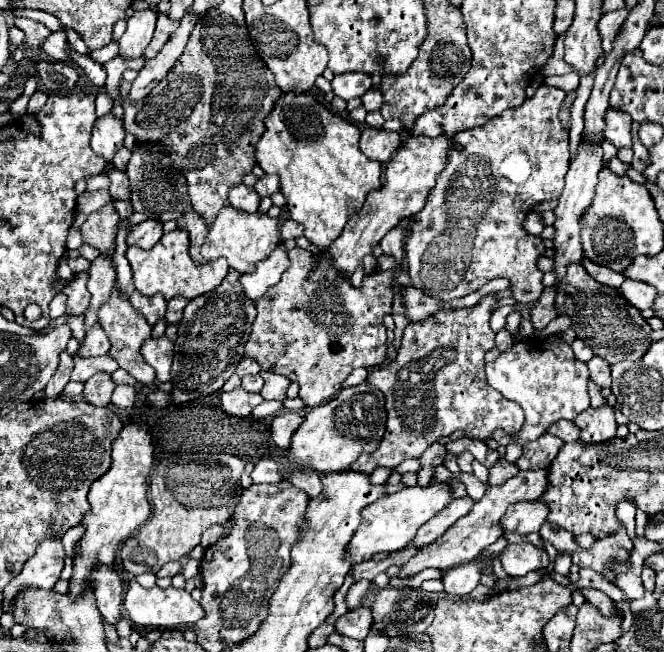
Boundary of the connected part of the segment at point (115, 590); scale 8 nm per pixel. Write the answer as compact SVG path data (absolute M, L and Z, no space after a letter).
M96 569L94 595L104 621L114 625L120 619L120 605L122 605L122 583L114 569Z

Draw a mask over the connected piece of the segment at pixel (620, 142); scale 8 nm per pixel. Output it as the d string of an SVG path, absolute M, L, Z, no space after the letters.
M608 107L608 113L604 119L606 119L604 137L610 139L618 149L620 147L632 147L632 135L630 135L632 117L628 117L628 113L624 113L624 111Z

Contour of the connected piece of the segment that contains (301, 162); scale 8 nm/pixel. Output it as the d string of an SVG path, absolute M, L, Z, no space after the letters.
M282 93L272 107L272 113L264 119L264 133L256 143L256 161L264 173L276 173L280 177L280 193L286 197L290 217L304 227L304 237L320 249L328 249L330 243L340 237L346 221L360 211L368 191L380 189L380 163L368 159L360 147L360 129L348 123L348 119L330 113L308 93Z

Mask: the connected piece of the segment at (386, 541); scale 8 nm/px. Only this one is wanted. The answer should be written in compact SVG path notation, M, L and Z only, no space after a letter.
M430 483L430 487L422 489L418 485L404 487L392 495L380 497L380 501L374 501L362 511L362 525L356 529L348 543L348 561L352 565L372 559L376 553L394 553L398 549L404 549L412 537L416 535L418 527L424 525L424 521L432 519L440 509L444 509L452 501L450 487L446 483Z

